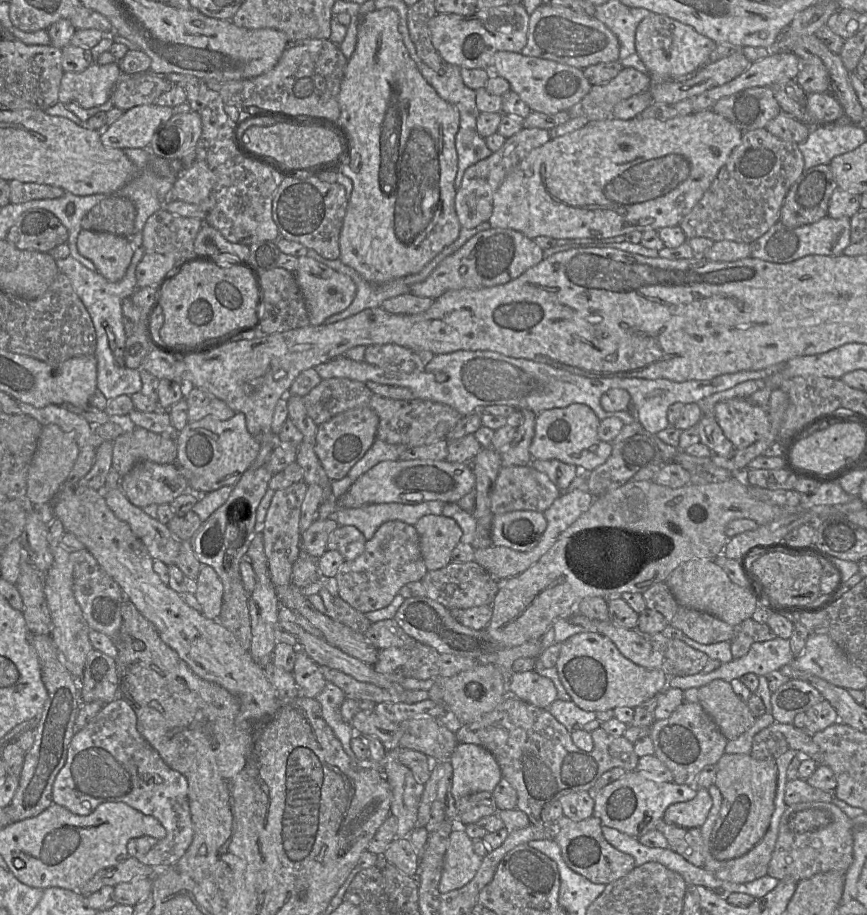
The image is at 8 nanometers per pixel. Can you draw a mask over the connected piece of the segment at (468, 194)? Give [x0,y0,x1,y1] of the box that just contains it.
[455,128,551,228]

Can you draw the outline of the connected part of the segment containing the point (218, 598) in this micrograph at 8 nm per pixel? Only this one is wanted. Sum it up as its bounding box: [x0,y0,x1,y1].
[195,565,223,620]

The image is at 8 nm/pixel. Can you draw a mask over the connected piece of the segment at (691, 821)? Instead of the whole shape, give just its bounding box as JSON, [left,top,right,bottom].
[663,788,712,828]

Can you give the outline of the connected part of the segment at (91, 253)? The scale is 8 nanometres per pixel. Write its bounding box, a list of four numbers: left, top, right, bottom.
[77,229,134,282]

